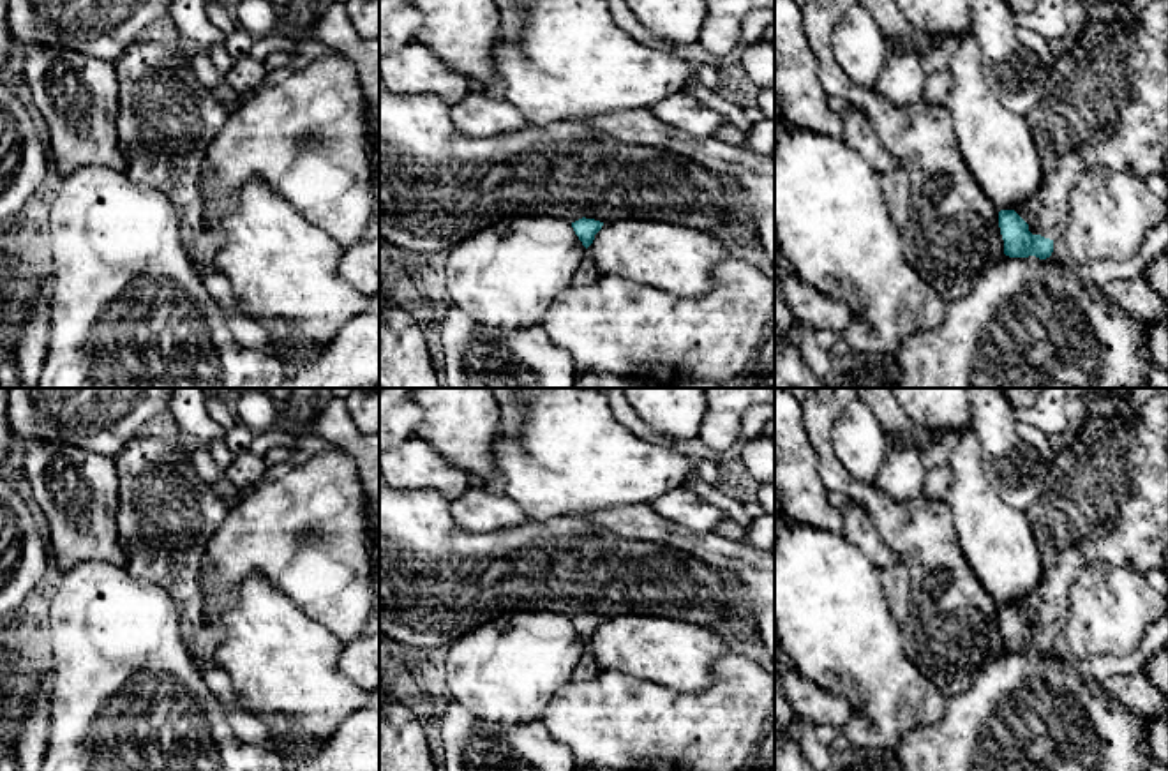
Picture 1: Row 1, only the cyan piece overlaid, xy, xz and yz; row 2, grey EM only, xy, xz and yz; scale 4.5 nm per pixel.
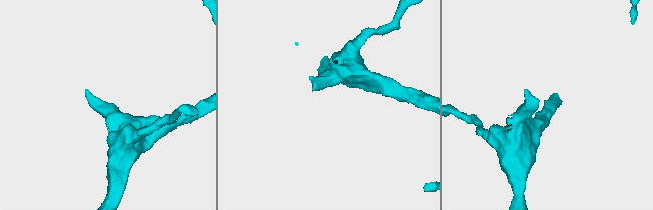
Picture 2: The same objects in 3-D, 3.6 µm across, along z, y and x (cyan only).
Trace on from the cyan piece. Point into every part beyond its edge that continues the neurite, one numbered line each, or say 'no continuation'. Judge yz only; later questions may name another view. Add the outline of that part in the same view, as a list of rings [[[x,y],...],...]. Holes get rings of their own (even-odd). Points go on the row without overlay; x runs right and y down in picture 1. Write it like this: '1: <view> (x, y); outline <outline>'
1: yz (1107, 501); outline [[[1089,388],[1083,429],[1055,453],[1052,480],[1025,512],[1043,559],[1043,577],[1030,607],[1044,633],[1055,635],[1066,625],[1069,589],[1083,566],[1110,563],[1138,573],[1163,568],[1168,549],[1168,388],[1127,388],[1126,397]]]

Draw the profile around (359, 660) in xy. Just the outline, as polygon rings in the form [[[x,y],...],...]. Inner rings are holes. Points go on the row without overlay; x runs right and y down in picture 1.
[[[379,633],[362,635],[342,646],[337,667],[365,692],[379,686]]]

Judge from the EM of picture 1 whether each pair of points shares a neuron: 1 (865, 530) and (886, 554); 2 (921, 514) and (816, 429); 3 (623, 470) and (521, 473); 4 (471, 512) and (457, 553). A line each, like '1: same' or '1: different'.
1: same
2: same
3: same
4: different

